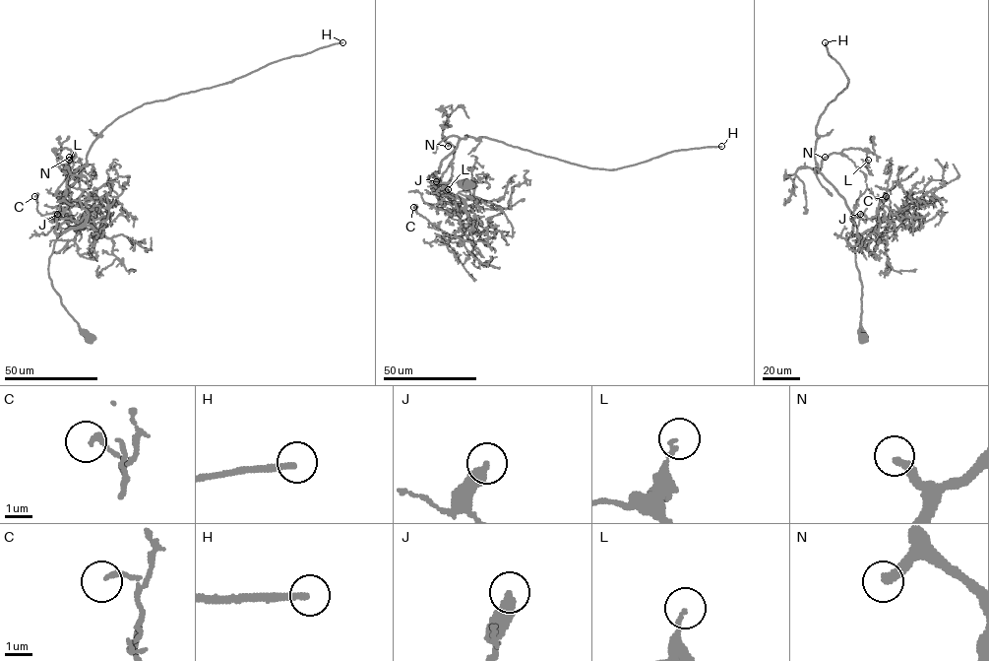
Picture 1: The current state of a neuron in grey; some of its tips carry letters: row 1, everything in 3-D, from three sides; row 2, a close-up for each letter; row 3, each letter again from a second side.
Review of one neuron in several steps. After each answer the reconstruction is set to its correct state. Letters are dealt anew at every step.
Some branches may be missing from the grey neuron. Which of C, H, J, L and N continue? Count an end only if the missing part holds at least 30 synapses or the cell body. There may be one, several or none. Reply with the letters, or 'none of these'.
H, N

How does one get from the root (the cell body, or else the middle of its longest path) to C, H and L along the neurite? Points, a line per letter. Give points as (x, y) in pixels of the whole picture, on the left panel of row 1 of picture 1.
C: (89, 337), (62, 303), (48, 265), (57, 237), (81, 226), (90, 209), (83, 203), (41, 215), (34, 196)
H: (89, 337), (62, 303), (48, 265), (61, 196), (78, 178), (94, 140), (144, 103), (342, 42)
L: (89, 337), (48, 272), (61, 196), (81, 171), (67, 170), (75, 153), (53, 150), (58, 166), (69, 160)

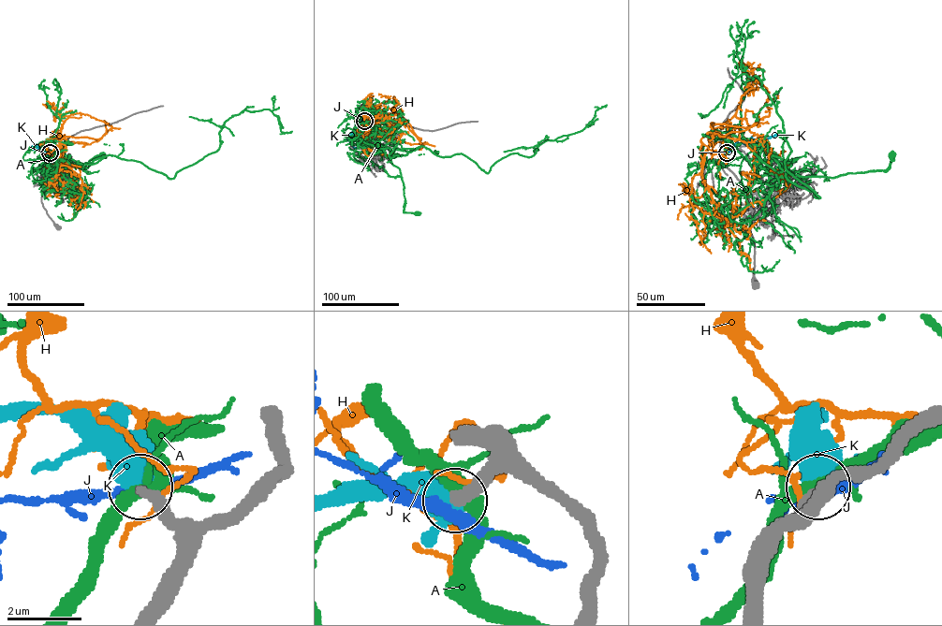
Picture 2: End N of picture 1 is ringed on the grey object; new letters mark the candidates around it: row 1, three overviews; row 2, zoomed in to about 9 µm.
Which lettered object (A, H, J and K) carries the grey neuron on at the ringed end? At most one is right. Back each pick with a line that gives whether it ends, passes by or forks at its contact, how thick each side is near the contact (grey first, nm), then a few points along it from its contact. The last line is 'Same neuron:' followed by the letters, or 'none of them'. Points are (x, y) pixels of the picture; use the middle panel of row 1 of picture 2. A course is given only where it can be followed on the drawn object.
K: It passes by. Thickness 360 nm (grey) against 480 nm. Its course: (364, 121), (359, 121), (347, 138), (356, 149)
Same neuron: K

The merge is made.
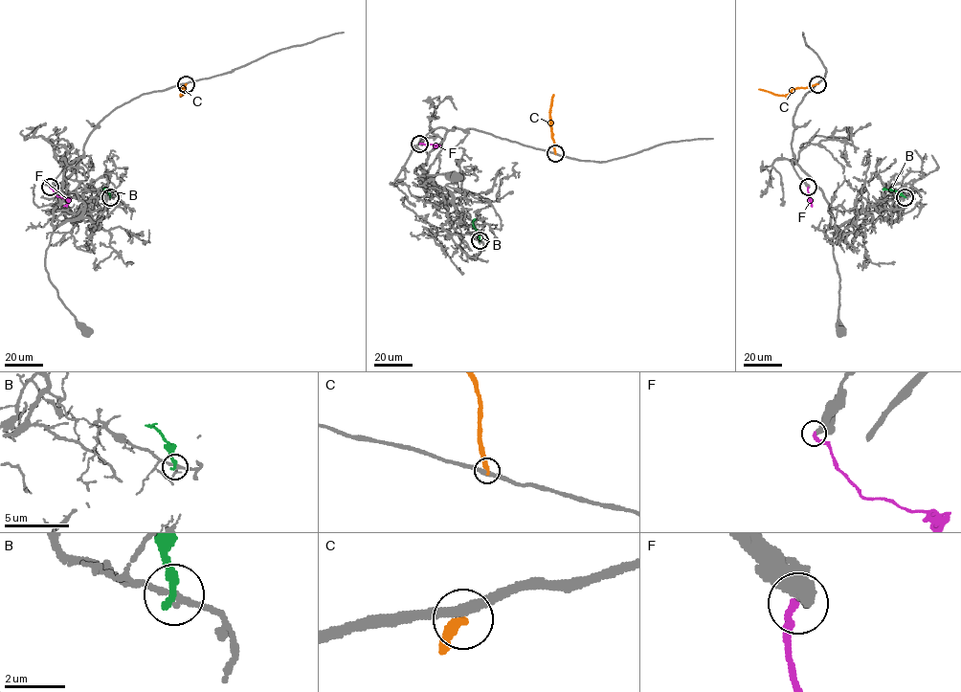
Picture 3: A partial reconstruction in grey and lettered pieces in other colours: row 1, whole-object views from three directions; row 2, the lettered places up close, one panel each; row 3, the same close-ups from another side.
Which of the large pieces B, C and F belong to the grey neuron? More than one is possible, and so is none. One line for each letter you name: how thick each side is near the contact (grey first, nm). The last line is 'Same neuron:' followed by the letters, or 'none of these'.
F: 480 nm thick on the grey side, 240 nm on the other
Same neuron: F

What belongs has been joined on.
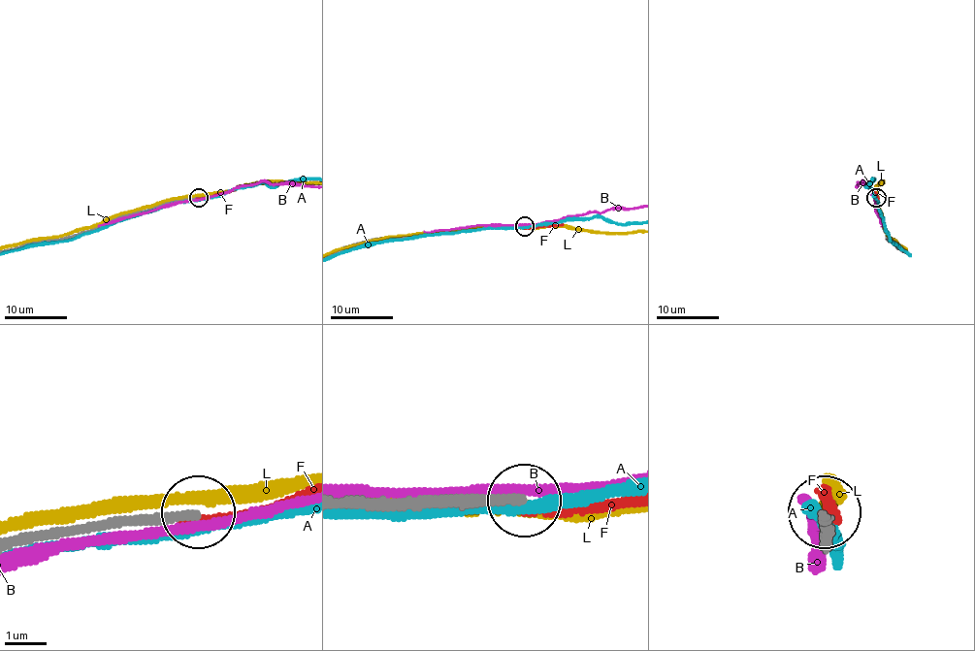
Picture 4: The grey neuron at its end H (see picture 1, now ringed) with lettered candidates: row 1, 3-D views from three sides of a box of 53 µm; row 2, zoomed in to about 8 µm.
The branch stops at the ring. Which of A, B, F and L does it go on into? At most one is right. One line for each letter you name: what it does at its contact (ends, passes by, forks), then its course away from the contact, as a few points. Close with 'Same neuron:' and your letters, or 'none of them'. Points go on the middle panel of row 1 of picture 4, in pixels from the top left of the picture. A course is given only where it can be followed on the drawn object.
Same neuron: none of them

